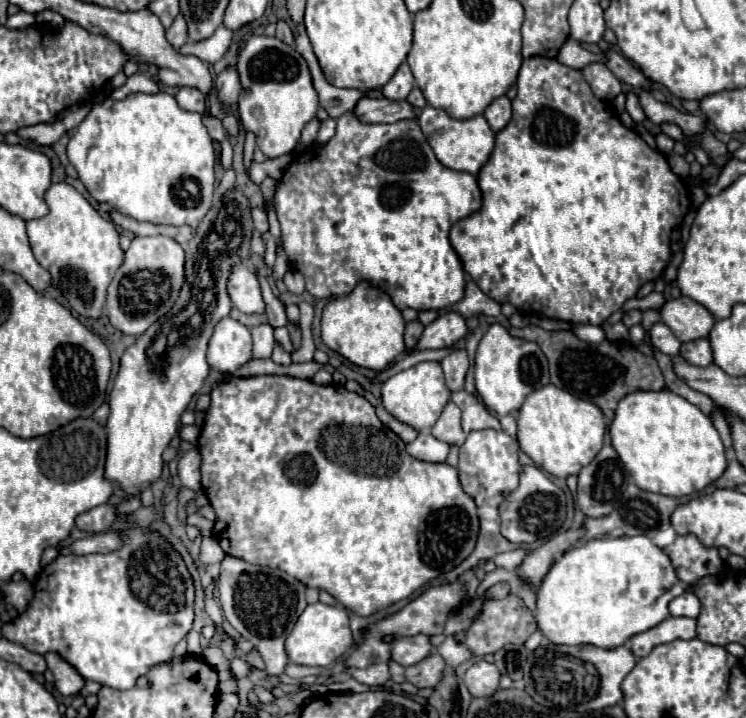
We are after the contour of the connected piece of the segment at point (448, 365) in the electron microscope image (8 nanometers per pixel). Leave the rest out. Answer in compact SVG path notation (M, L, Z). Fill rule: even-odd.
M463 348L451 352L449 356L445 356L441 360L441 368L445 372L445 380L451 392L459 392L463 390L463 382L465 382L465 374L469 370L469 360L467 360L467 352Z

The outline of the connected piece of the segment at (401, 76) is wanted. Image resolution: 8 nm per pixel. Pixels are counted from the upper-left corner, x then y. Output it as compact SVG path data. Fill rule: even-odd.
M403 62L397 72L393 74L393 78L383 86L383 96L389 98L389 100L405 100L407 94L411 92L411 88L415 86L415 80L413 80L413 74L409 70L409 64Z

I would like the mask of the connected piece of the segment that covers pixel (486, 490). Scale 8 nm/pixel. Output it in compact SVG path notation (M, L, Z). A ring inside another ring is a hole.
M475 430L459 446L459 480L463 490L477 502L477 506L499 506L507 494L519 484L521 464L517 460L519 444L503 430Z

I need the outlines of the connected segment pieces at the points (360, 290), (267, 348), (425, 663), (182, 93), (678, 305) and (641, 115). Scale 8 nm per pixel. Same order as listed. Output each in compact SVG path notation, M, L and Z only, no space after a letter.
M361 282L351 294L327 302L327 306L323 308L321 338L325 346L339 352L353 364L381 372L405 352L403 328L405 320L387 296L387 292L371 286L369 282Z
M271 326L251 328L251 336L253 336L253 358L271 358L275 346L273 328Z
M429 654L419 664L405 668L405 680L417 688L433 688L445 670L445 662L439 654Z
M179 88L177 96L175 96L177 104L183 108L183 110L189 110L189 112L199 112L201 116L207 116L207 106L205 106L205 96L197 90L197 88Z
M681 296L665 302L661 308L661 322L667 324L681 342L687 342L707 338L715 324L715 318L699 302Z
M629 94L629 96L627 96L627 112L629 112L629 116L631 116L635 122L643 122L643 120L645 120L645 112L641 110L639 100L637 100L635 94Z

